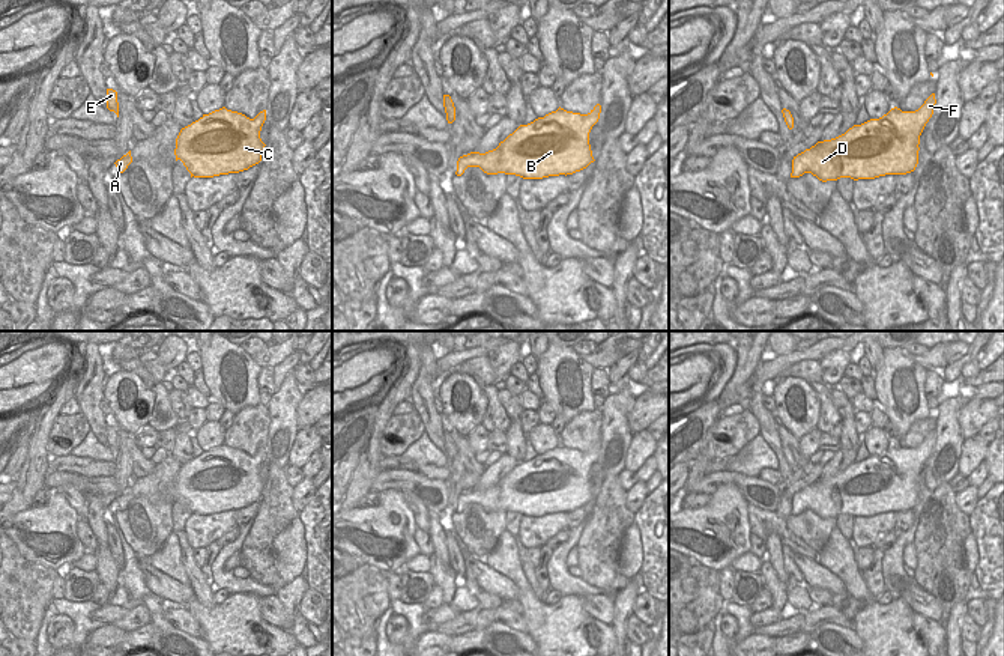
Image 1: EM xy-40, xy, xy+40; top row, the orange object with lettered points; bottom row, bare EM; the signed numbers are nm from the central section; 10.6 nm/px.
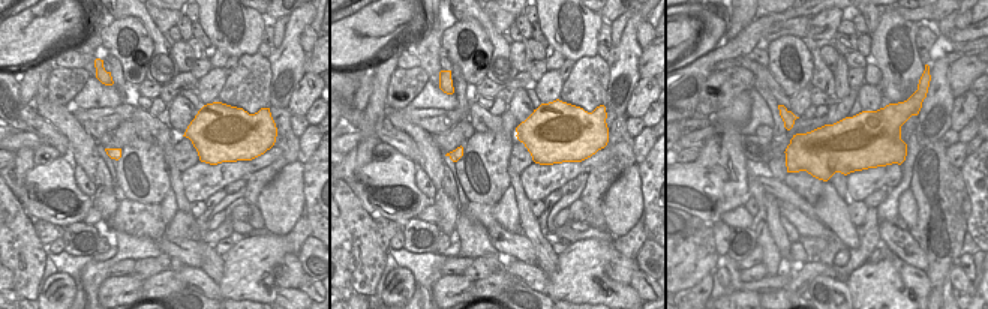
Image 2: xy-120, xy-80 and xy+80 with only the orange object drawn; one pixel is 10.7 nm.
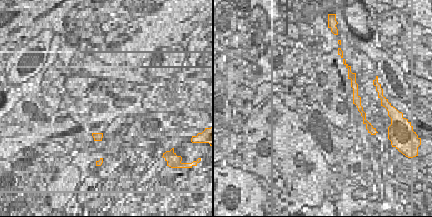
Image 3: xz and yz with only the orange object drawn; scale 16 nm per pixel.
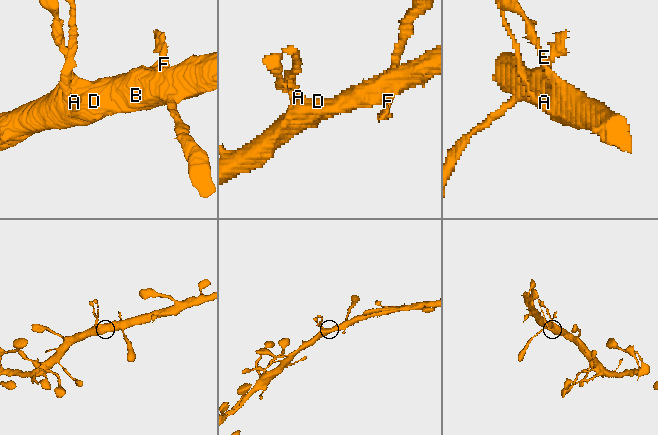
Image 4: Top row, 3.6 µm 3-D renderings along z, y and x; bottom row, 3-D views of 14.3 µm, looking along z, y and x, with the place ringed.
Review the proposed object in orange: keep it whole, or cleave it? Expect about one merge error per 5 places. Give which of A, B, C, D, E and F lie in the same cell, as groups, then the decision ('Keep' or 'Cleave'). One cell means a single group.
Groups: A B C D E F. Keep

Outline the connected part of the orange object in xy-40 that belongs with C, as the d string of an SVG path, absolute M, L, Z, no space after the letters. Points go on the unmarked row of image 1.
M225 444L203 451L180 466L176 475L176 498L180 497L191 515L213 515L239 510L262 498L260 475L266 447L254 456Z

